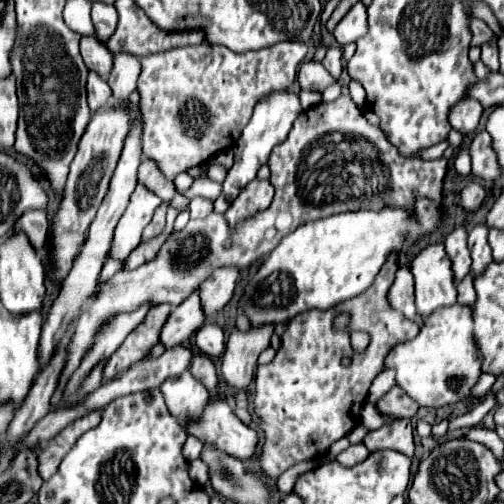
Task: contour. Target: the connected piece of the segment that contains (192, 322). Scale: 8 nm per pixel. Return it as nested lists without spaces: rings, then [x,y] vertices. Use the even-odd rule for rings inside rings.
[[[193,291],[193,295],[189,295],[189,299],[185,299],[185,303],[177,305],[171,311],[171,315],[161,331],[161,343],[165,347],[181,345],[193,333],[197,333],[203,323],[205,323],[205,313],[201,307],[199,291]]]

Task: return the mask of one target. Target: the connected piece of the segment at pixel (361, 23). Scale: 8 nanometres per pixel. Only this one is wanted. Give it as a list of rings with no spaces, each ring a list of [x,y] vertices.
[[[359,1],[351,7],[351,11],[337,23],[333,37],[341,47],[347,43],[355,43],[367,31],[367,7]]]

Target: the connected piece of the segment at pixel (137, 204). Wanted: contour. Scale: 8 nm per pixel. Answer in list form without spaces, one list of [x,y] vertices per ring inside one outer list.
[[[137,185],[137,189],[131,195],[131,203],[125,209],[123,217],[119,219],[113,235],[113,247],[109,249],[109,257],[117,261],[125,261],[129,253],[141,243],[143,229],[149,225],[155,209],[163,201],[151,193],[145,191],[143,185]]]

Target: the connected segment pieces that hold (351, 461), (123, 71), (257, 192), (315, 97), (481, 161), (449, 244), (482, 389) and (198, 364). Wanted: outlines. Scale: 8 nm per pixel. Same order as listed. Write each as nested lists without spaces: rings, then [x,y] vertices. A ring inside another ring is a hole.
[[[363,443],[349,445],[349,449],[345,449],[343,453],[337,455],[337,463],[341,463],[343,467],[353,467],[353,465],[365,461],[367,455],[369,455],[369,451],[367,451],[367,447]]]
[[[117,53],[113,59],[113,69],[109,73],[109,87],[113,91],[113,97],[119,101],[125,101],[131,91],[137,87],[137,77],[141,71],[141,63],[137,57],[129,53]]]
[[[253,179],[247,183],[245,189],[241,189],[239,197],[235,199],[235,203],[225,211],[225,219],[229,221],[229,225],[233,227],[235,223],[247,219],[249,215],[255,215],[261,209],[267,209],[271,205],[273,199],[273,185],[269,183],[269,179]]]
[[[301,90],[299,93],[299,99],[303,111],[305,111],[305,109],[309,109],[309,107],[318,105],[322,100],[322,96],[321,93],[316,91]]]
[[[479,131],[469,147],[473,175],[485,181],[497,181],[501,177],[501,167],[497,163],[497,155],[491,145],[491,135],[487,131]]]
[[[457,227],[445,237],[445,249],[453,261],[455,281],[461,281],[471,269],[471,255],[469,255],[469,247],[467,247],[465,227]]]
[[[482,373],[478,383],[472,389],[470,396],[481,398],[489,393],[493,384],[496,381],[496,377],[494,375],[488,373]]]
[[[197,353],[197,355],[193,357],[193,363],[189,365],[189,371],[191,371],[191,375],[193,375],[199,383],[203,383],[209,391],[213,391],[213,389],[217,387],[217,371],[215,371],[213,361],[211,361],[207,355]]]

